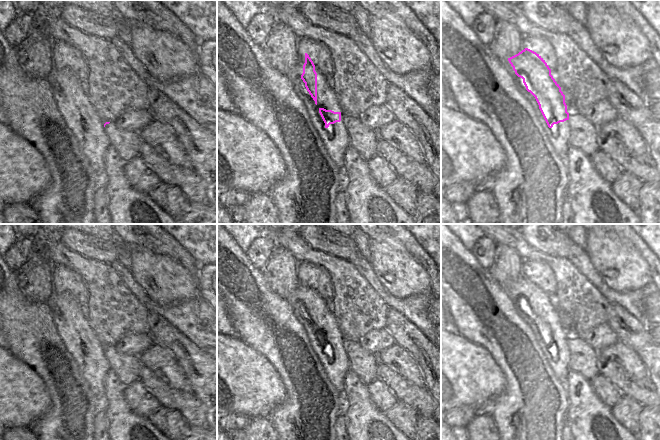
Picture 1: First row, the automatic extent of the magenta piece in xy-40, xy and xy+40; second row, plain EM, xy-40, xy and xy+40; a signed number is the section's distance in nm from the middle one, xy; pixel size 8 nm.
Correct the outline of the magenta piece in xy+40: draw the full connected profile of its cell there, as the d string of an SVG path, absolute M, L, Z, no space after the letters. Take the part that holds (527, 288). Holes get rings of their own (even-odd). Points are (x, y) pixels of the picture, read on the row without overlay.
M525 272L508 285L515 295L517 307L535 321L549 352L569 344L565 319L539 278Z

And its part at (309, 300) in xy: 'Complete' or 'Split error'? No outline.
Split error

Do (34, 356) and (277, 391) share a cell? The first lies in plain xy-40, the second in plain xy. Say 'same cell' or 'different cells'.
different cells

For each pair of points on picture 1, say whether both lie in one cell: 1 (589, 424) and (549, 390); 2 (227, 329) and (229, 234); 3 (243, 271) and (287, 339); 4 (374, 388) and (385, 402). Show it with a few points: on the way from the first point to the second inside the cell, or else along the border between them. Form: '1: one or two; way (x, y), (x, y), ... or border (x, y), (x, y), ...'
1: two; border (568, 384), (566, 421)
2: two; border (241, 241), (237, 241), (227, 252)
3: one; way (243, 288), (243, 295), (270, 322)
4: one; way (377, 391), (384, 399)

